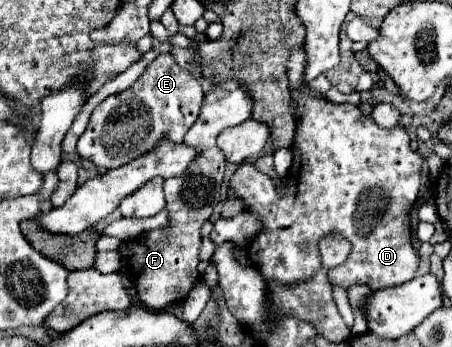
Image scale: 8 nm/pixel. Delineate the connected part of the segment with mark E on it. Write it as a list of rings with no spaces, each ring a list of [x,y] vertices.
[[[162,52],[128,90],[108,96],[94,108],[76,152],[98,168],[118,168],[148,154],[162,140],[180,144],[200,114],[202,98],[200,82],[186,68],[178,66],[170,52]]]

